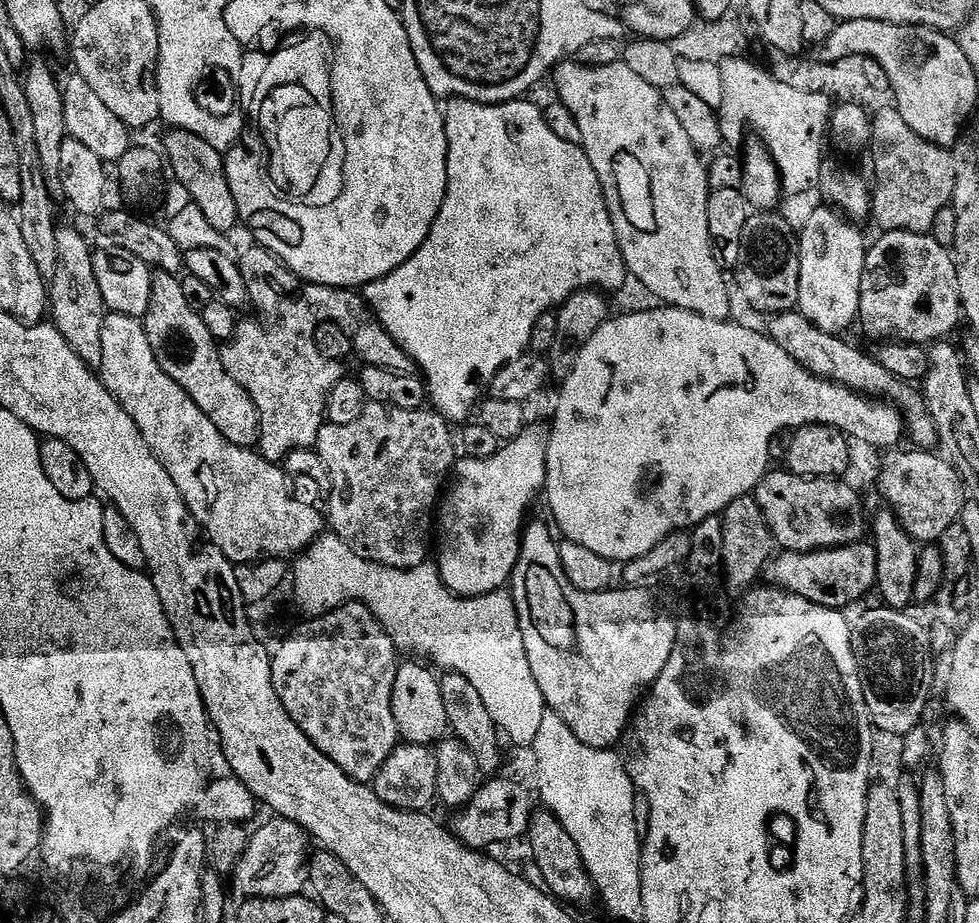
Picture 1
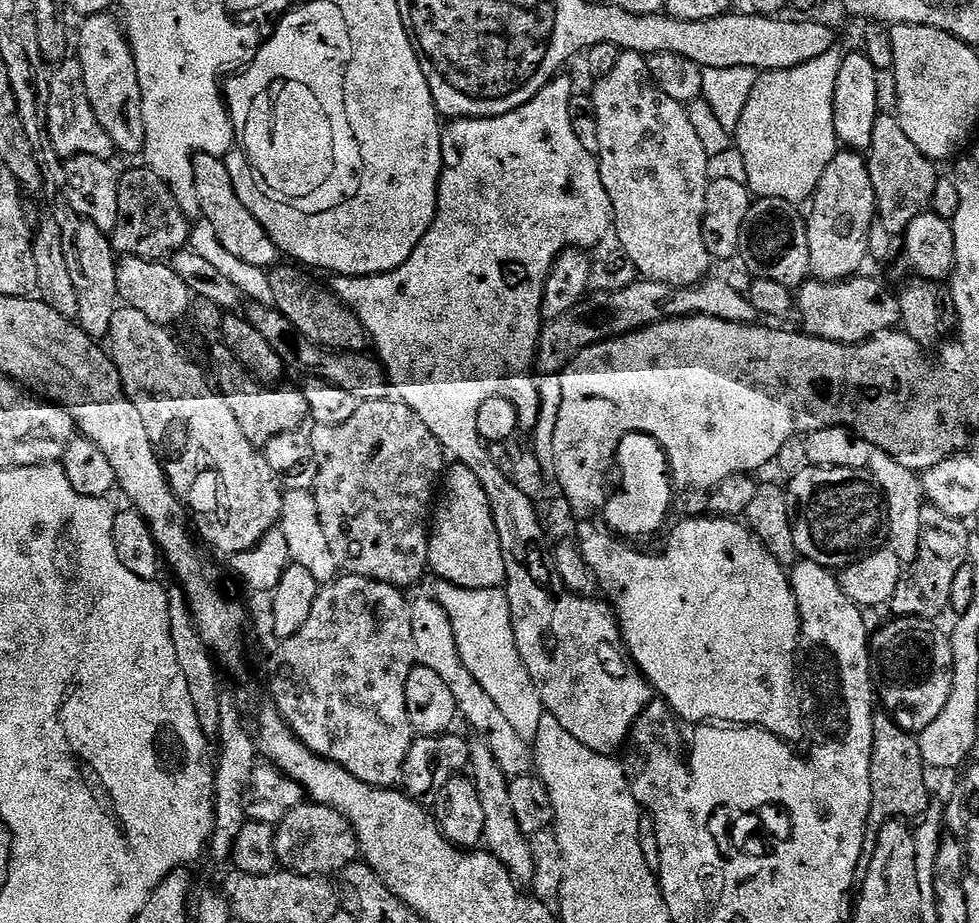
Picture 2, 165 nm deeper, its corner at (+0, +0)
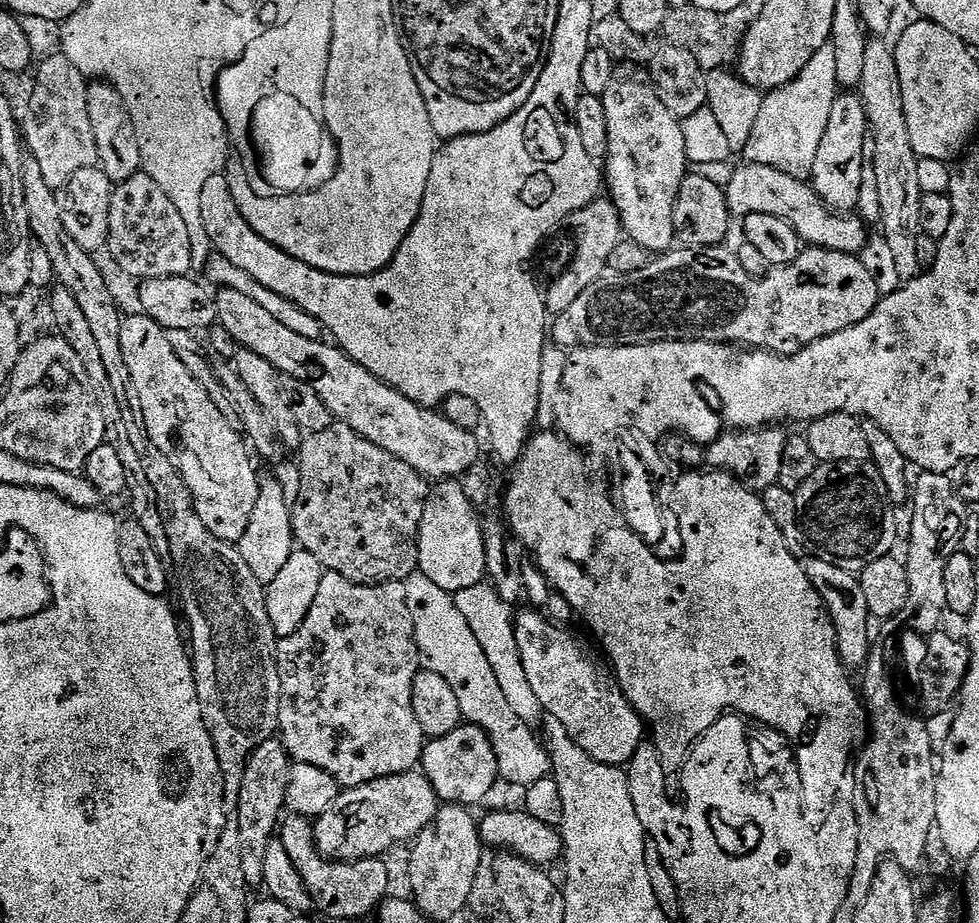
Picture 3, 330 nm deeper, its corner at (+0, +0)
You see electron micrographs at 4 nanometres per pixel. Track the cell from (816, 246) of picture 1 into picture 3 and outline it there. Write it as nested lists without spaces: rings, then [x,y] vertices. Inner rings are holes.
[[[856,94],[837,95],[826,134],[822,134],[822,146],[818,146],[818,158],[814,158],[810,173],[812,187],[829,208],[850,210],[859,202],[864,176],[866,180],[866,145],[869,140],[868,111],[864,109],[863,99]]]

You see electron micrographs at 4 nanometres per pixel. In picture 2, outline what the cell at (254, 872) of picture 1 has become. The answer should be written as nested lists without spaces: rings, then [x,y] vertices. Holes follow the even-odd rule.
[[[301,802],[275,825],[276,859],[281,869],[297,872],[303,876],[331,877],[348,864],[357,863],[360,843],[352,825],[332,808]]]

